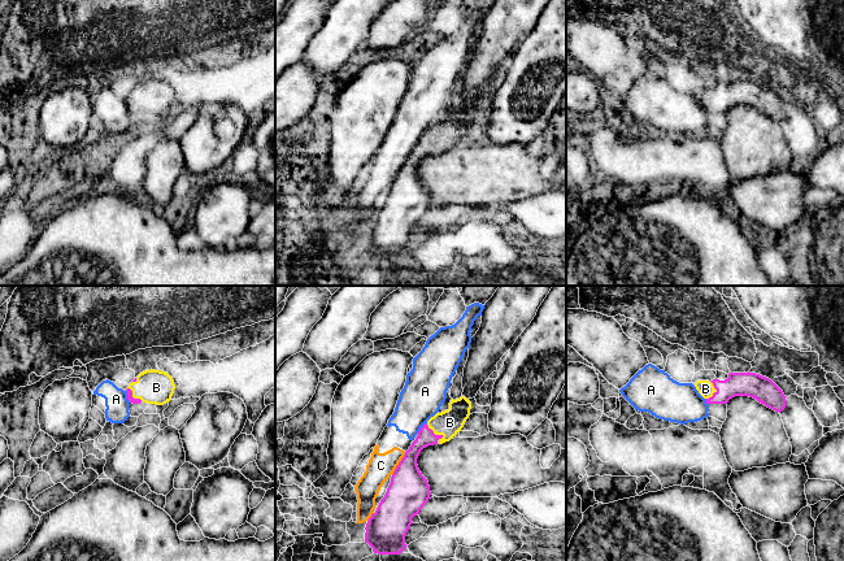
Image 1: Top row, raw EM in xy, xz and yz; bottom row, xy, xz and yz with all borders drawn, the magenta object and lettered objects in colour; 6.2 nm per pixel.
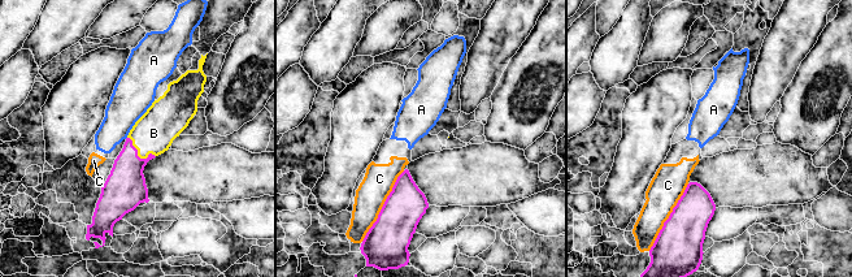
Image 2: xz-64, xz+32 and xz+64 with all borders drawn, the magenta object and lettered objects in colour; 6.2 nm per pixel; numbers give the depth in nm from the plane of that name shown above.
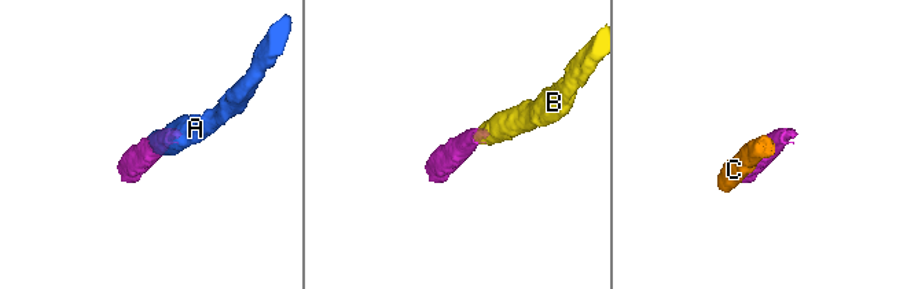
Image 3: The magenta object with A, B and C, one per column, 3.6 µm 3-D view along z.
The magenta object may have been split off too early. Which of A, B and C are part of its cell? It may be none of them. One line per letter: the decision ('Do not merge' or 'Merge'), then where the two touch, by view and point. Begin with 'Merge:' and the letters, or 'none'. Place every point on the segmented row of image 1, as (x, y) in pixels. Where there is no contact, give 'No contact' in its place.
Merge: B
A: Do not merge. Touches magenta at xz (421, 427)
B: Merge. Touches magenta at yz (717, 391)
C: Do not merge. Touches magenta at xz (399, 464)

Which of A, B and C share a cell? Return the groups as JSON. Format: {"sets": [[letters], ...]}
{"sets": [["A", "C"], ["B"]]}

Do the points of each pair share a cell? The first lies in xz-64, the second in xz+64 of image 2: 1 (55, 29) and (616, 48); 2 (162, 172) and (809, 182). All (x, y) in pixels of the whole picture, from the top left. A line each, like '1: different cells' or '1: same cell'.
1: same cell
2: same cell

